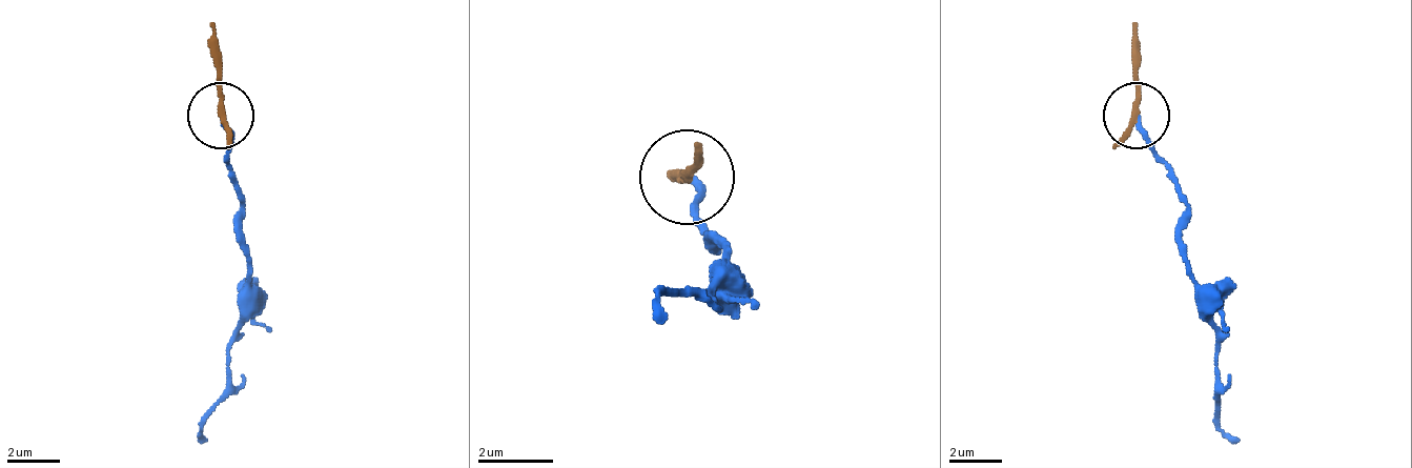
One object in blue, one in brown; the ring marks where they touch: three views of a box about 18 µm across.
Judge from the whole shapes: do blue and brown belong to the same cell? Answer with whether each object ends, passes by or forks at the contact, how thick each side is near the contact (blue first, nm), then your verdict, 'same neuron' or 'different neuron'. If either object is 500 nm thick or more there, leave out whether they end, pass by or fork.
blue ends; brown passes by; calibres 190 and 200 nm; different neuron

